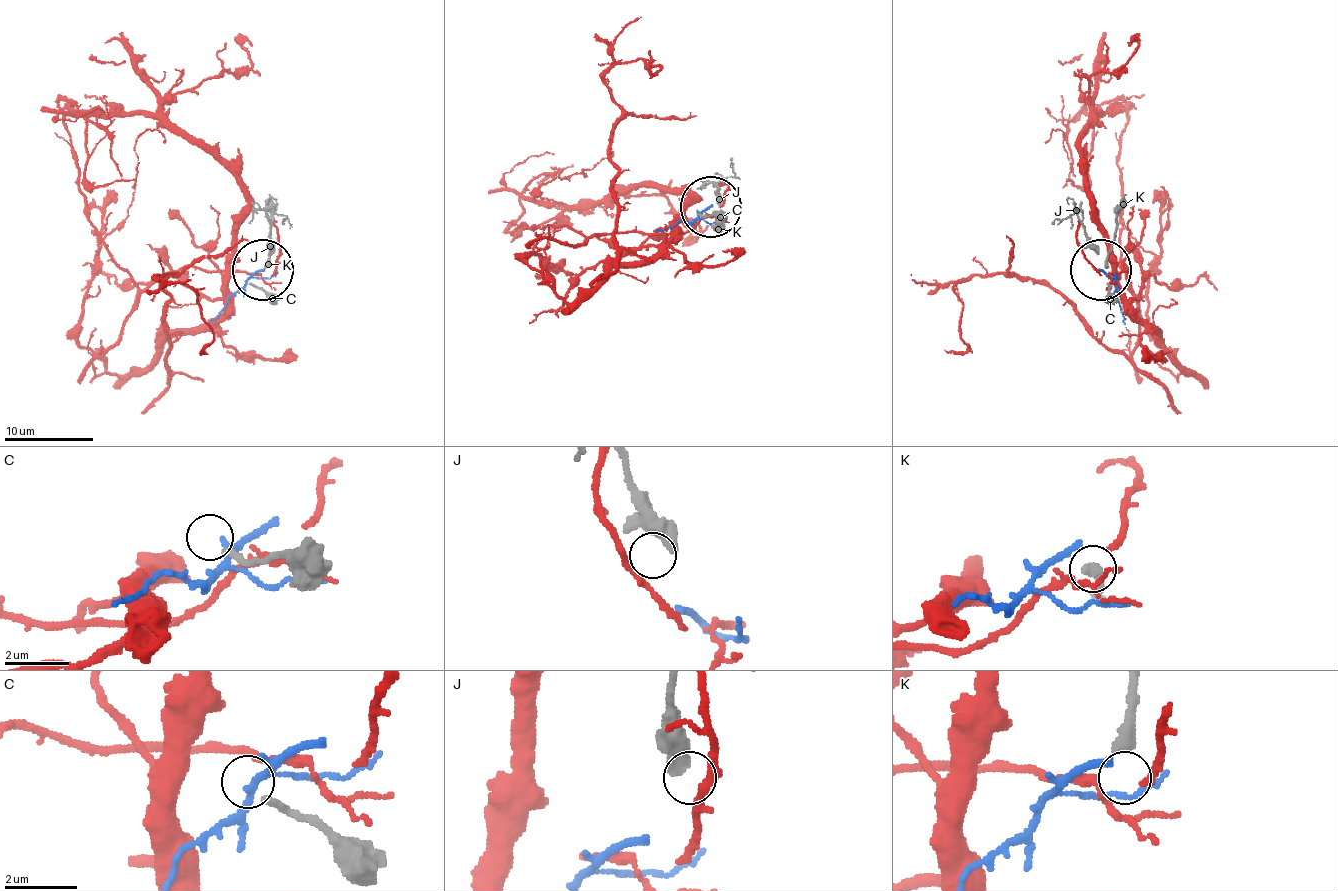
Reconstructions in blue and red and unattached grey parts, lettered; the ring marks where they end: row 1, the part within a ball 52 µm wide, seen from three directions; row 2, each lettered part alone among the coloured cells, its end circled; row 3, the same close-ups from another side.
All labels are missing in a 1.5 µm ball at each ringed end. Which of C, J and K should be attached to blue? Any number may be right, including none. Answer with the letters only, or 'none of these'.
none of these

